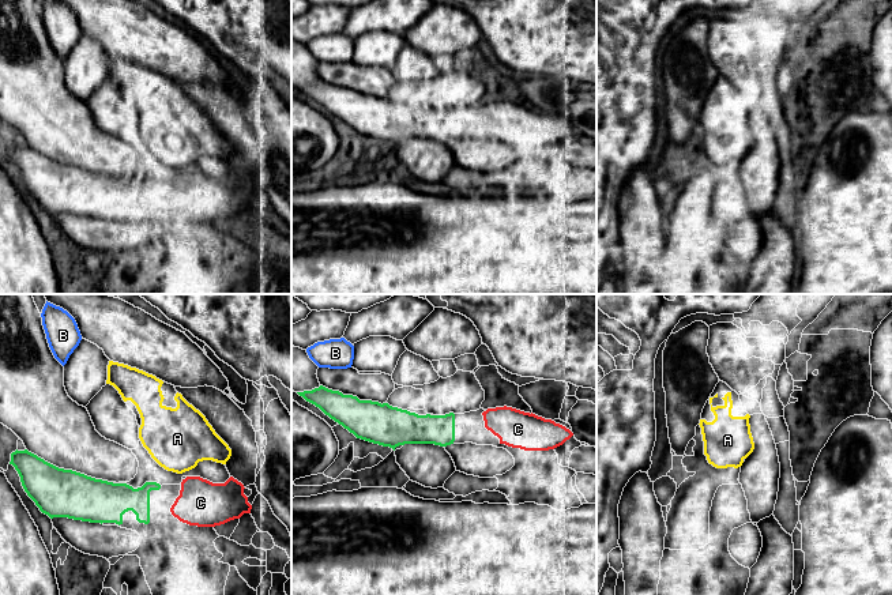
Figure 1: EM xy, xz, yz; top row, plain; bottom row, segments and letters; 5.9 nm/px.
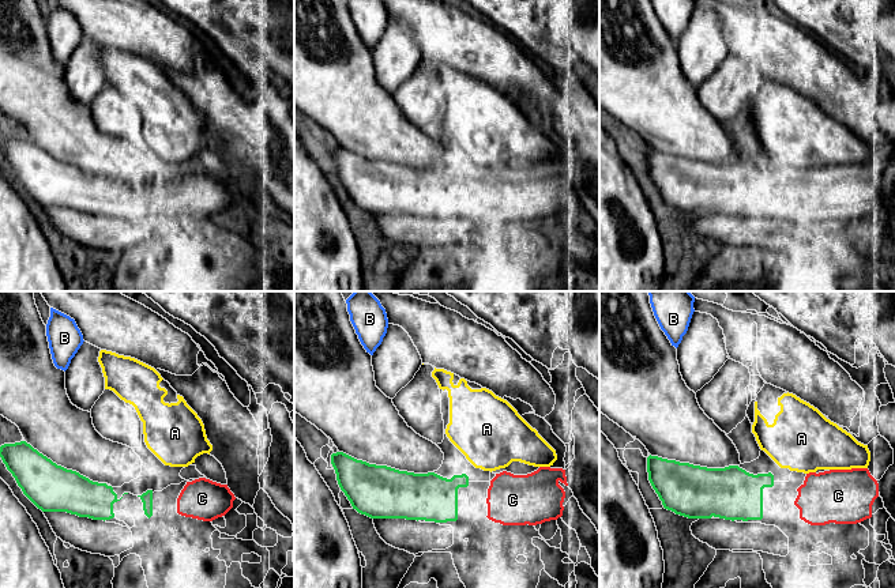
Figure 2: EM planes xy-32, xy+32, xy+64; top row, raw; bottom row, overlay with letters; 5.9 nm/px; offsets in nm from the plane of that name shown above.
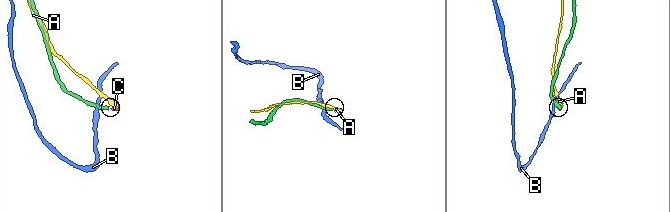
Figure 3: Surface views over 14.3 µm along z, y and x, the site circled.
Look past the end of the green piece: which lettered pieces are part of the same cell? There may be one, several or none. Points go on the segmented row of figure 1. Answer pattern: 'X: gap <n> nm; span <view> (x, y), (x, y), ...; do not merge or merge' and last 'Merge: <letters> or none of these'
A: gap 100 nm; span xy (158, 484), (165, 469); do not merge
B: gap 110 nm; span xz (320, 386), (320, 366); do not merge
C: gap 120 nm; span xy (160, 488), (176, 499); merge
Merge: C

